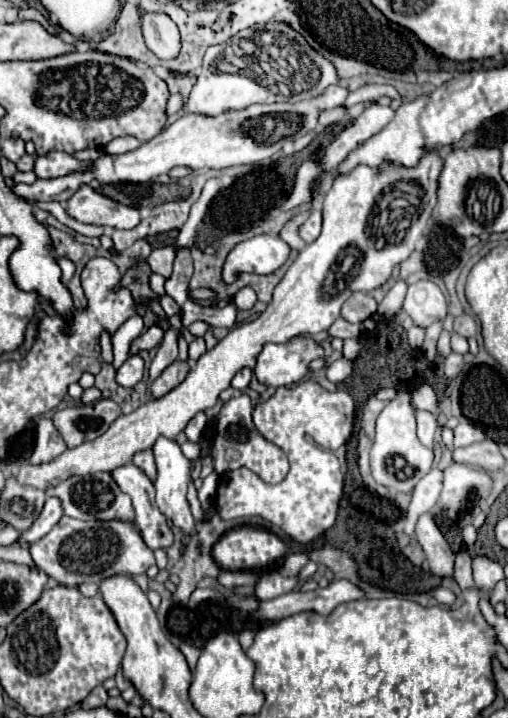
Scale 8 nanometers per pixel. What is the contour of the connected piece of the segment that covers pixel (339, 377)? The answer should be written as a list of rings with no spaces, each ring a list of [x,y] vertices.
[[[339,358],[339,360],[335,360],[333,364],[329,364],[327,366],[327,378],[331,380],[331,382],[343,382],[349,374],[351,374],[351,360],[347,360],[347,358]]]

